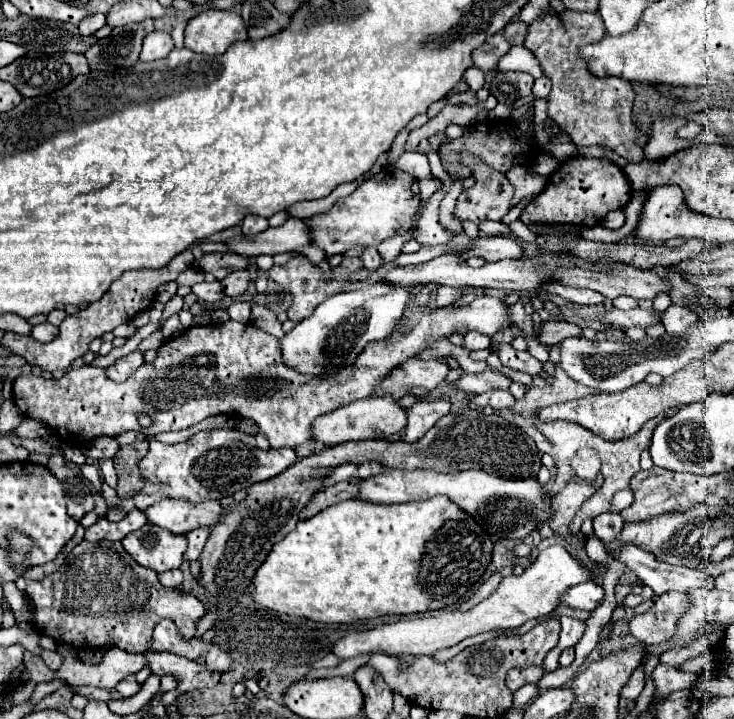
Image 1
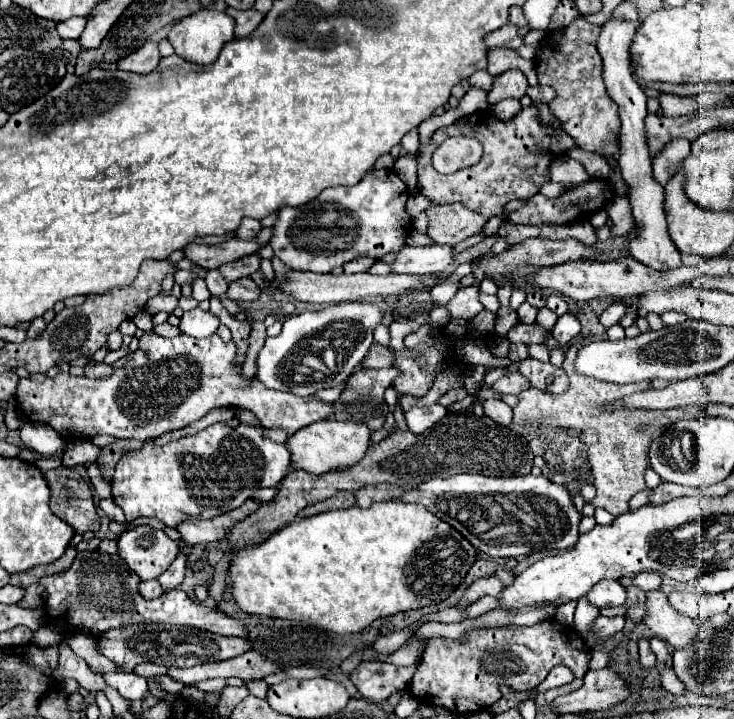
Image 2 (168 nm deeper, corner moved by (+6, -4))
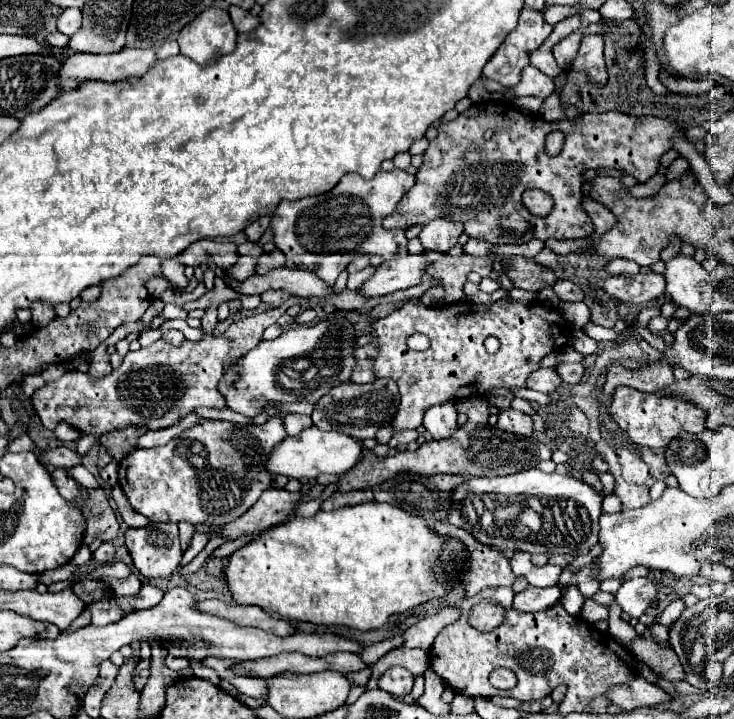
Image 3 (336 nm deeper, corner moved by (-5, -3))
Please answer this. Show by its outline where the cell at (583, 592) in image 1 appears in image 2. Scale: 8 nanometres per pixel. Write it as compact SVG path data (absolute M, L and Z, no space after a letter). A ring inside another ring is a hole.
M603 580L587 596L589 596L589 602L595 604L597 608L621 606L627 600L627 590L617 580Z

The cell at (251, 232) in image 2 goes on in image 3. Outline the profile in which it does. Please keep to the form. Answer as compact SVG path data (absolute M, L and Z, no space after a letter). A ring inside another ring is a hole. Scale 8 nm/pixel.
M268 215L256 219L250 227L246 227L246 235L248 235L248 239L250 239L250 241L258 241L258 239L264 235L264 231L268 229L268 225L270 225L270 217L268 217Z

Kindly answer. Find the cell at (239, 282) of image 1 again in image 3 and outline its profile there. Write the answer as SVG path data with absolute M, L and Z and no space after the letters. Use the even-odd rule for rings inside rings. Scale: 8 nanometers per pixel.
M266 291L266 293L260 295L260 299L262 299L264 303L268 303L268 305L272 305L272 307L280 307L288 297L290 297L290 295L284 293L284 291Z

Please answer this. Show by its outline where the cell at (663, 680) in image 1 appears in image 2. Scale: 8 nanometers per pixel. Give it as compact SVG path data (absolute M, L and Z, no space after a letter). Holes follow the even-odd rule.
M653 637L652 639L650 639L649 643L651 650L656 655L658 661L664 667L666 667L666 660L669 655L666 643L657 637Z

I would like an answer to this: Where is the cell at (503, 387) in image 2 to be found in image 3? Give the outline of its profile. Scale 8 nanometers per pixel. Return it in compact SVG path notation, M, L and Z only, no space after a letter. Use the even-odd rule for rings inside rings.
M538 369L526 381L526 387L528 389L542 391L542 393L554 393L560 385L562 385L560 383L560 377L556 375L554 369Z

